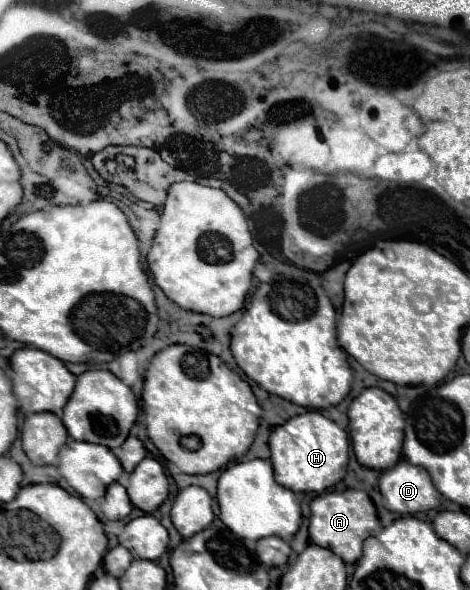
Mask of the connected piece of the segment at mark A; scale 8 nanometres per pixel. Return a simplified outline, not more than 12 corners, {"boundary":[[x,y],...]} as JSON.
{"boundary":[[364,490],[310,502],[310,540],[348,564],[382,530]]}

